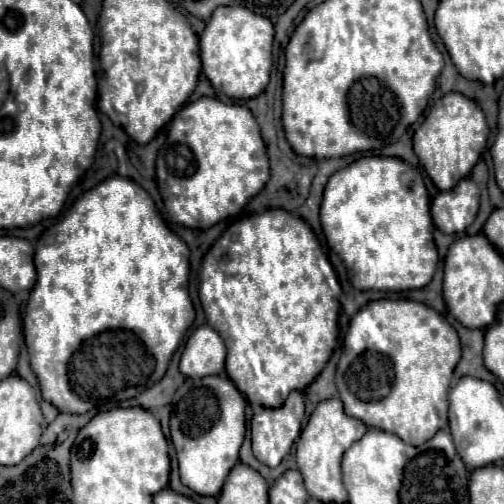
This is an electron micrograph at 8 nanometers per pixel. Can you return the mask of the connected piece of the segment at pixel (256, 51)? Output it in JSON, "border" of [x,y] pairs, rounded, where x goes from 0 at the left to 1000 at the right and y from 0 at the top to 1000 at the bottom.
{"border":[[[480,10],[433,14],[397,69],[401,141],[433,185],[460,196],[500,196],[516,188],[536,161],[540,81],[544,50],[536,38],[500,26]]]}

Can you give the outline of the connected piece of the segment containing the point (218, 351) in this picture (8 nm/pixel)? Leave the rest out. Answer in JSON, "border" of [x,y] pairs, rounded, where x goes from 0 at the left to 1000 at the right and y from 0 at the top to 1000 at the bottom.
{"border":[[[397,645],[373,669],[361,708],[357,740],[369,748],[409,748],[444,736],[448,685],[444,673],[417,645]]]}

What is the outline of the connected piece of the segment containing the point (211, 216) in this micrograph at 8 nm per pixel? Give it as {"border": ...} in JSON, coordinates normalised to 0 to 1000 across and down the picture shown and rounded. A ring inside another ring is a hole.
{"border":[[[397,192],[369,204],[337,240],[333,272],[310,315],[310,363],[325,395],[325,411],[345,442],[377,454],[413,454],[437,435],[468,427],[536,355],[528,288],[516,252],[496,216],[462,204],[450,208],[425,192]]]}

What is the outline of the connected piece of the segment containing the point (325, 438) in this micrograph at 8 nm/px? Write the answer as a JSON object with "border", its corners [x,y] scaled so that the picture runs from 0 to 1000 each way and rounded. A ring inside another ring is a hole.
{"border":[[[671,788],[639,796],[623,819],[615,823],[607,847],[595,859],[595,871],[587,879],[587,915],[599,946],[607,950],[607,970],[615,986],[627,986],[639,998],[687,998],[687,966],[679,958],[679,935],[675,915],[683,895],[710,875],[726,859],[726,843],[714,831],[690,827],[683,819],[679,796]]]}

